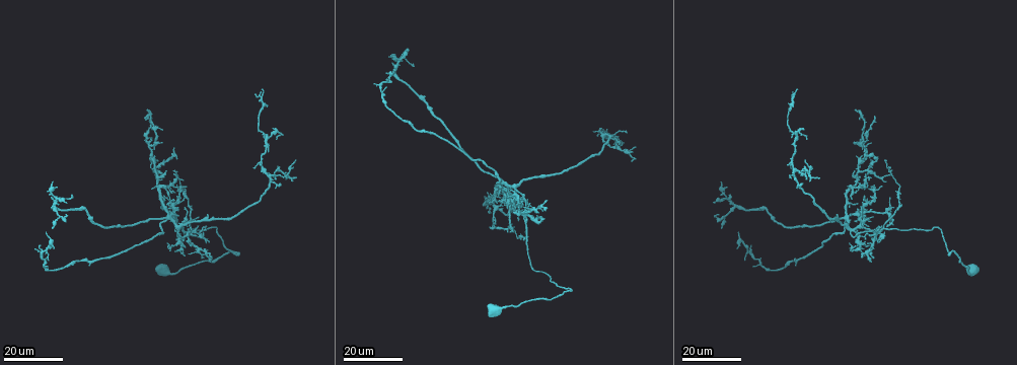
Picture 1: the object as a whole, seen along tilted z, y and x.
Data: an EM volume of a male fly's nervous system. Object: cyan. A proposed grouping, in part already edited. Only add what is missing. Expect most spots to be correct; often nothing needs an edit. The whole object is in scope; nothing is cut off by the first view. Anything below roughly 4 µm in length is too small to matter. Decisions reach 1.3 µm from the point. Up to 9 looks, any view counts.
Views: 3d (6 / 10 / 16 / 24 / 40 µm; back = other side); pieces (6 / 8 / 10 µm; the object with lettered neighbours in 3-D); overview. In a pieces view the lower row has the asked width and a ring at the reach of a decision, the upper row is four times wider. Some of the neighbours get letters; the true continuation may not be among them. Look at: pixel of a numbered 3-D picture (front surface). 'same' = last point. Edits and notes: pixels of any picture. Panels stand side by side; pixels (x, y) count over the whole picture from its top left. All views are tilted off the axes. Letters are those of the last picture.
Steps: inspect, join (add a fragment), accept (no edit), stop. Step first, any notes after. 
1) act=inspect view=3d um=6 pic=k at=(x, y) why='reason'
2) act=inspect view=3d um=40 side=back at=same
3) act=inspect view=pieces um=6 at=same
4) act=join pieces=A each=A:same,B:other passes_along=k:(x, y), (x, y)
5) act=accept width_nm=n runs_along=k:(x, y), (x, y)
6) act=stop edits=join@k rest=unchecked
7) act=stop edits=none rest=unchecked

act=inspect view=3d um=16 pic=1 at=(499, 202)

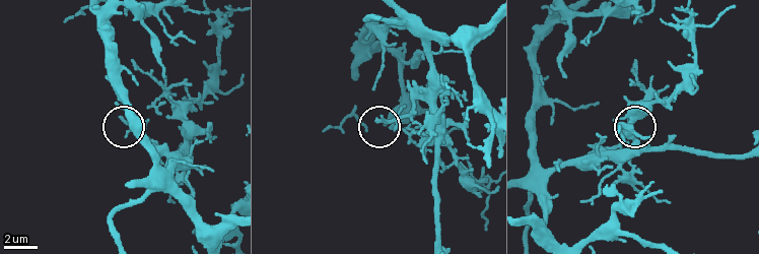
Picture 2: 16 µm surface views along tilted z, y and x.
act=inspect view=pieces um=10 pic=2 at=(379, 119)

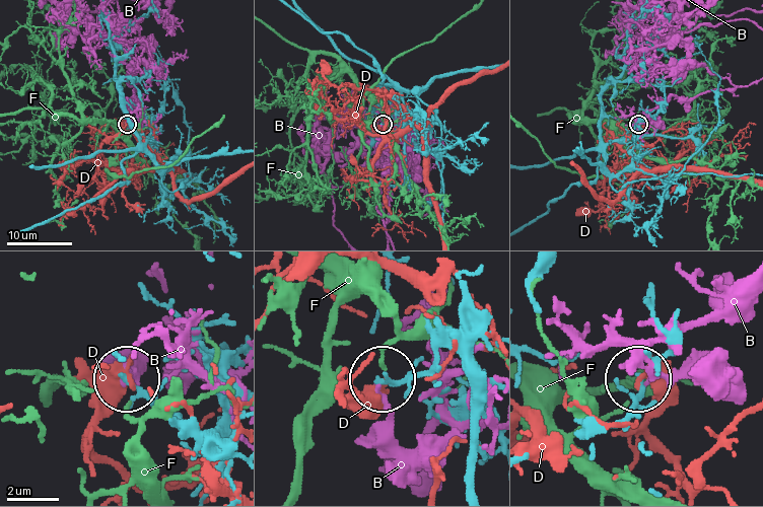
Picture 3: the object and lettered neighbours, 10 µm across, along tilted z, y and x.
act=accept width_nm=170 each=B:other,D:other,F:other runs_along=3:(209, 450), (128, 381) found='no lettered fragment goes on from it'

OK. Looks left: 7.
act=inspect view=3d um=24 pic=1 at=(205, 230) why='branch stops here'

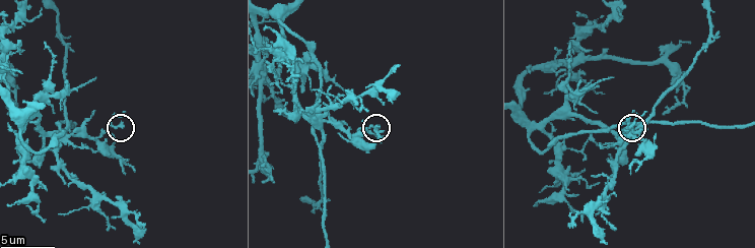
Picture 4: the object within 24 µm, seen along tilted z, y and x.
act=inspect view=pieces um=10 pic=4 at=(123, 125) why='see the neighbours'

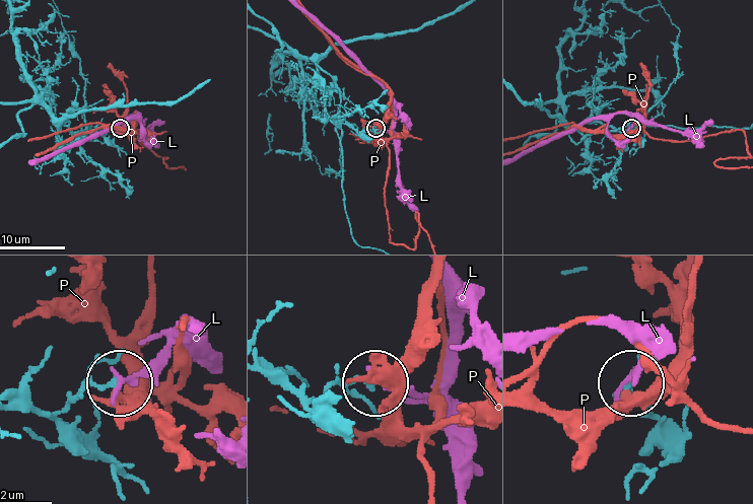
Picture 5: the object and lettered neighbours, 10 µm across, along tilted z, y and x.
act=accept each=L:other,P:other runs_along=5:(11, 404), (57, 411), (89, 386), (120, 384) found='none of them fits'

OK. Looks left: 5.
act=inspect view=3d um=24 pic=1 at=(619, 143) why='branch stops here'

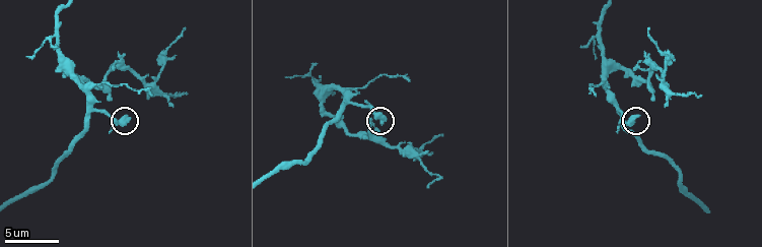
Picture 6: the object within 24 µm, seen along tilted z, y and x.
act=inspect view=pieces um=10 pic=6 at=(634, 117) why='what lies round it'

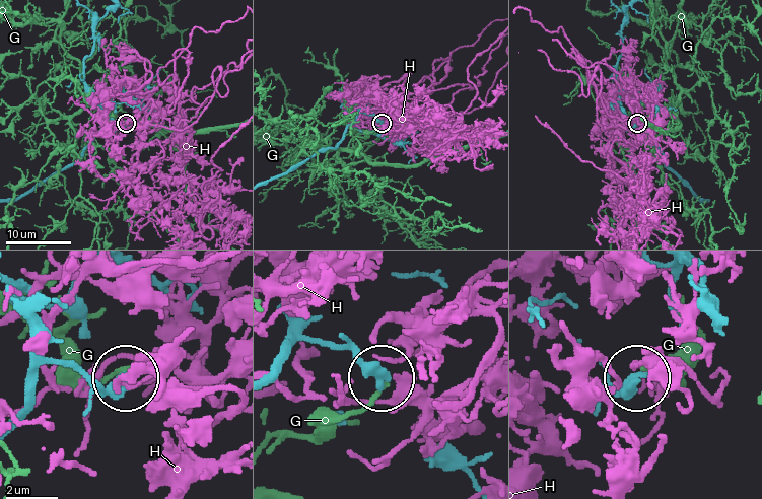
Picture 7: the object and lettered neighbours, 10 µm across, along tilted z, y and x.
act=accept each=G:other,H:other found='no lettered fragment goes on from it'

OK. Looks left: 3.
act=inspect view=pieces um=8 pic=4 at=(277, 111) why='an open end'

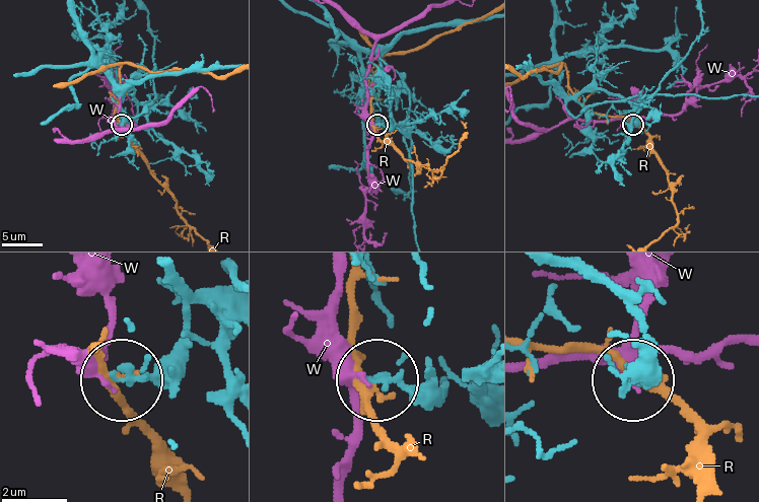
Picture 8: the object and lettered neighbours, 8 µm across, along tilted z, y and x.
act=accept each=R:other,W:other found='none of them fits'

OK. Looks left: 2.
act=stop edits=none rest=unchecked

